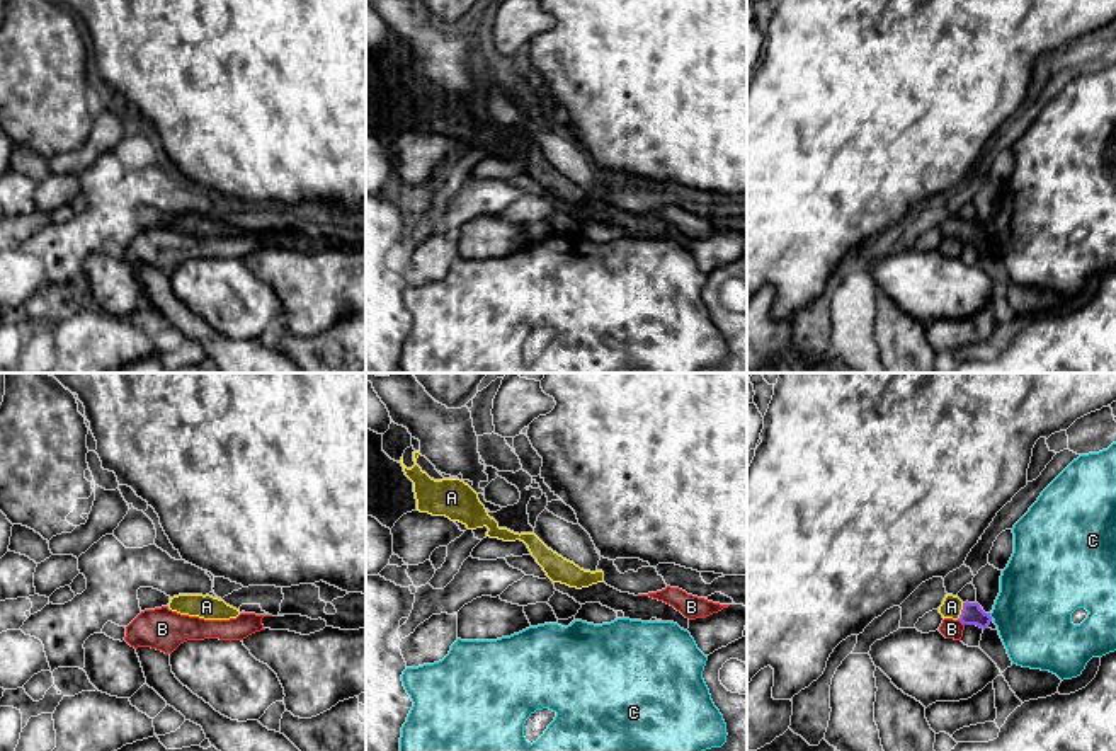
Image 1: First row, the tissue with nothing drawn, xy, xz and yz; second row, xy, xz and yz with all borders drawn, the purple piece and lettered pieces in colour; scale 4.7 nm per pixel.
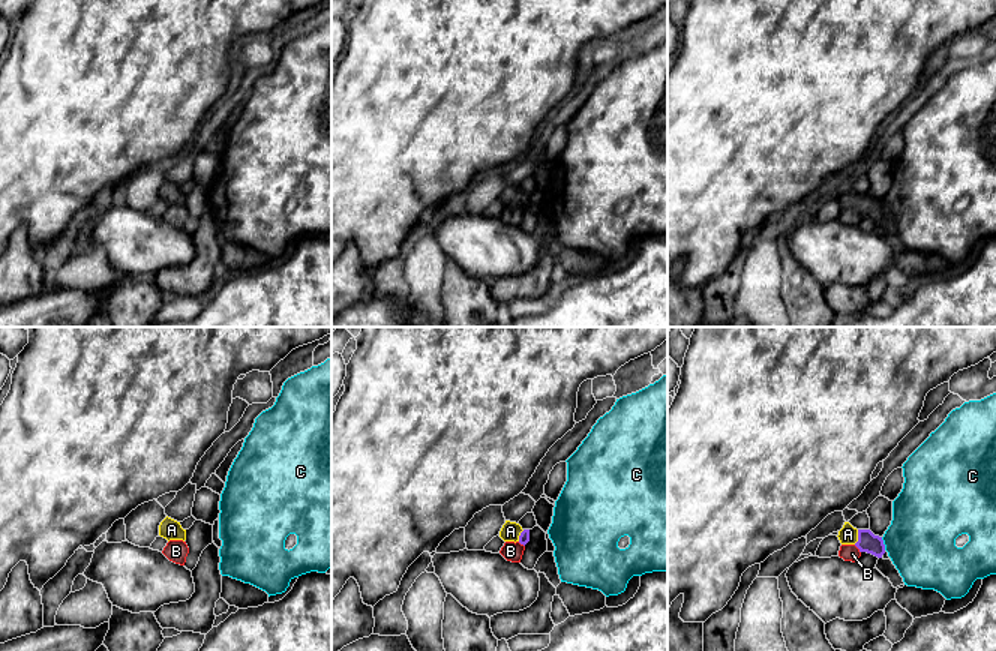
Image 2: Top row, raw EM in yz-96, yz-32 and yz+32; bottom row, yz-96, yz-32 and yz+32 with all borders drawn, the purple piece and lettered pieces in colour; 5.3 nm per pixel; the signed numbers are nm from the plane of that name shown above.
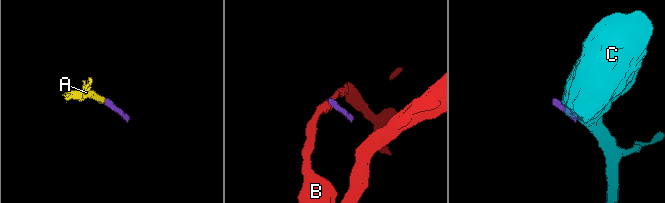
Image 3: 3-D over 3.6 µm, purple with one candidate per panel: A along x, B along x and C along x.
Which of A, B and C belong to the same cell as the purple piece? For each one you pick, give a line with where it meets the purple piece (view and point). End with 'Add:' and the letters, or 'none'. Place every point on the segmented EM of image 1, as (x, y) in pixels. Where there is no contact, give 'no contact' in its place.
A: contact yz (962, 612)
Add: A

